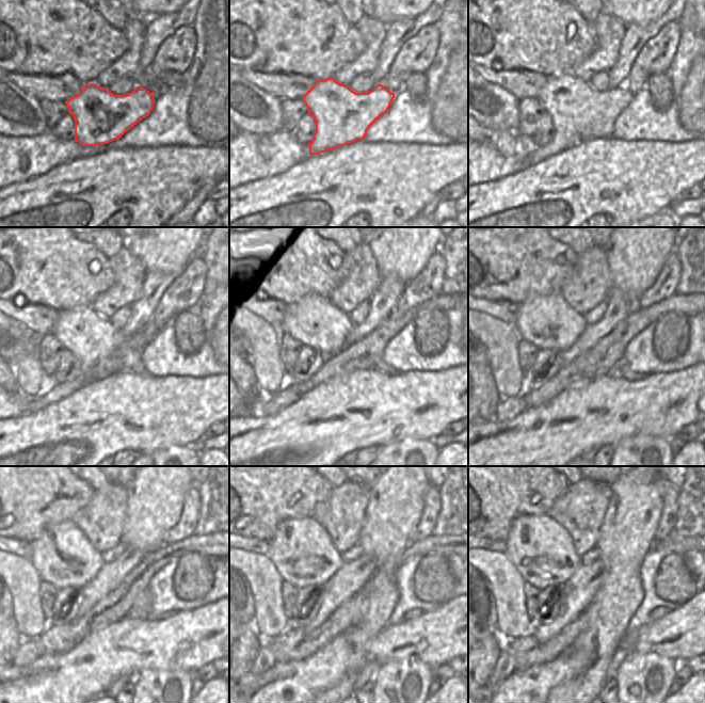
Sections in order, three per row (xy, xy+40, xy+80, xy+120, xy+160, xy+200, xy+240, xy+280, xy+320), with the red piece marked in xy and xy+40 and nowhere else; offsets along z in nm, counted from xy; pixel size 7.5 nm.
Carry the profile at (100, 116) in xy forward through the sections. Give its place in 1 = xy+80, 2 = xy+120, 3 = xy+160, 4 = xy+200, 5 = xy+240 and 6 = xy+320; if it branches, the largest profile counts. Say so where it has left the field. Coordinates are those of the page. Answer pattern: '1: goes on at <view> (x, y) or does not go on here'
1: goes on at xy+80 (579, 112)
2: goes on at xy+120 (90, 337)
3: goes on at xy+160 (313, 321)
4: goes on at xy+200 (546, 321)
5: goes on at xy+240 (62, 555)
6: goes on at xy+320 (541, 549)

